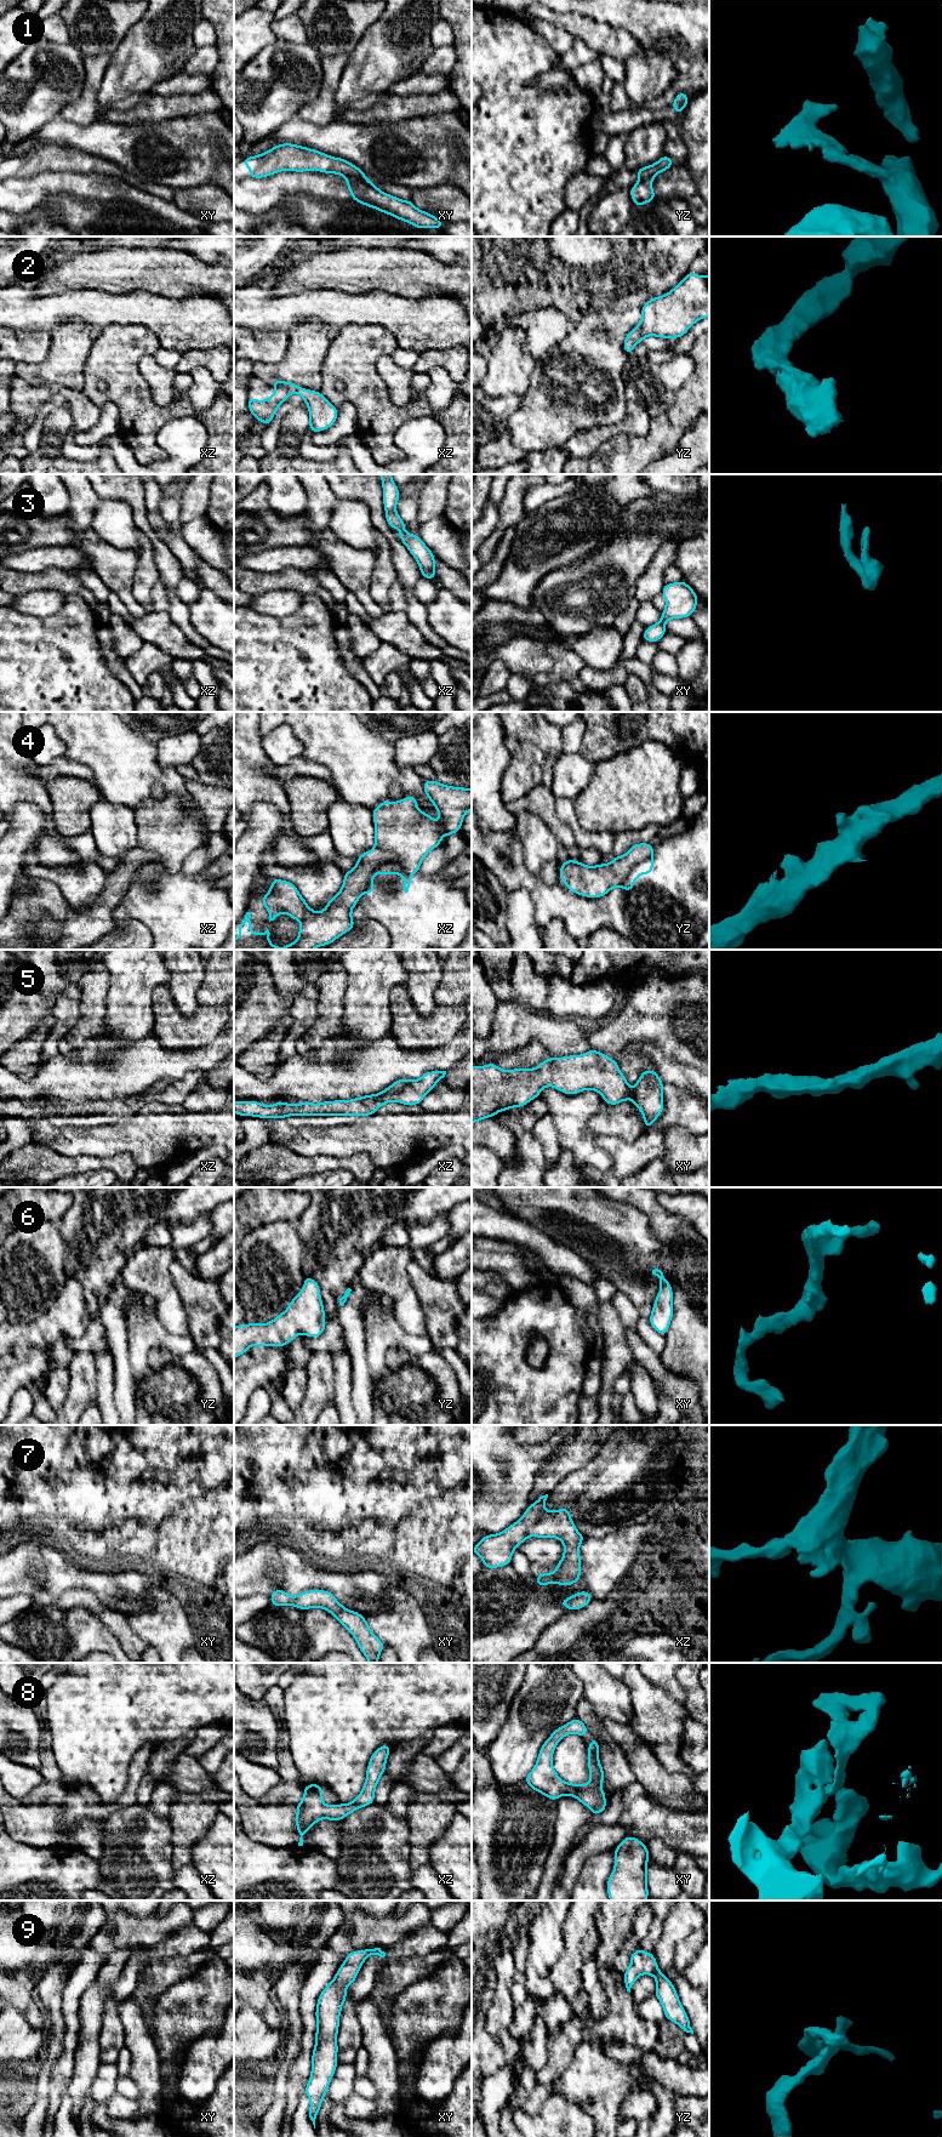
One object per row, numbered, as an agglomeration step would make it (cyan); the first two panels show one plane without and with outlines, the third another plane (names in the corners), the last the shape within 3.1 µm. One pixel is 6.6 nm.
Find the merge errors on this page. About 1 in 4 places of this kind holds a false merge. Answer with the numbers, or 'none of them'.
1, 4

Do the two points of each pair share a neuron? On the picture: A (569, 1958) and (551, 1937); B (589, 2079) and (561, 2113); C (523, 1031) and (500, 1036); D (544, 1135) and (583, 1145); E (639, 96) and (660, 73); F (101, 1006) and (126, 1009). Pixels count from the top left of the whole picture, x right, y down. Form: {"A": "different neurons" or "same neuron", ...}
{"A": "different neurons", "B": "different neurons", "C": "same neuron", "D": "different neurons", "E": "same neuron", "F": "different neurons"}

